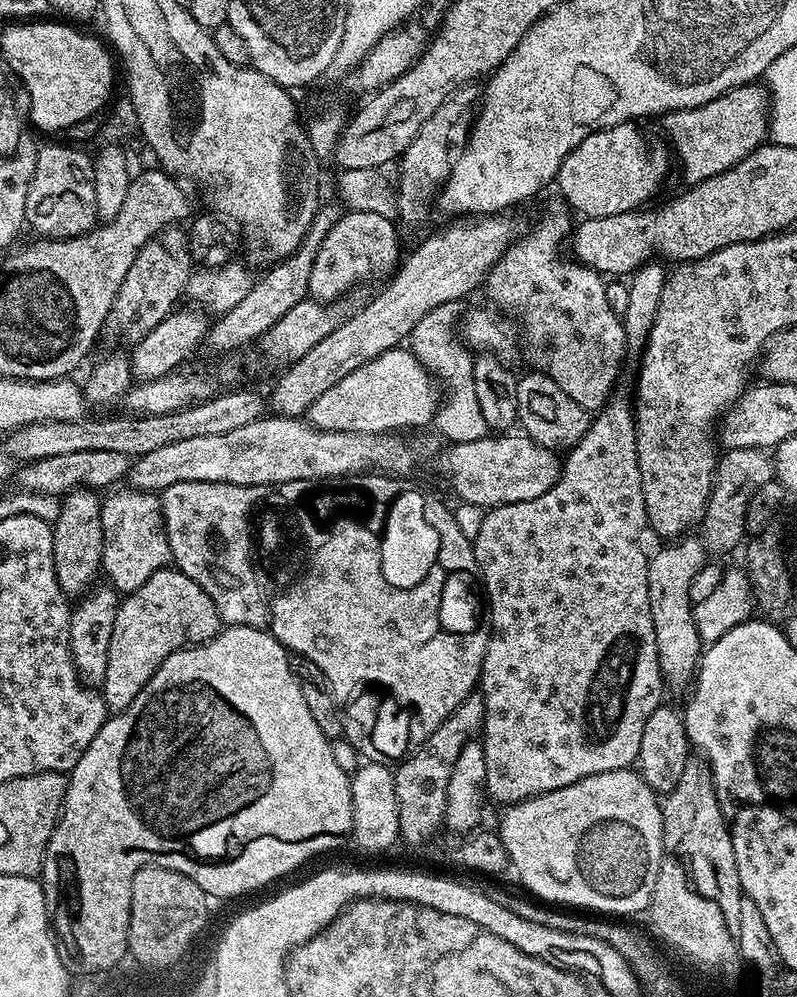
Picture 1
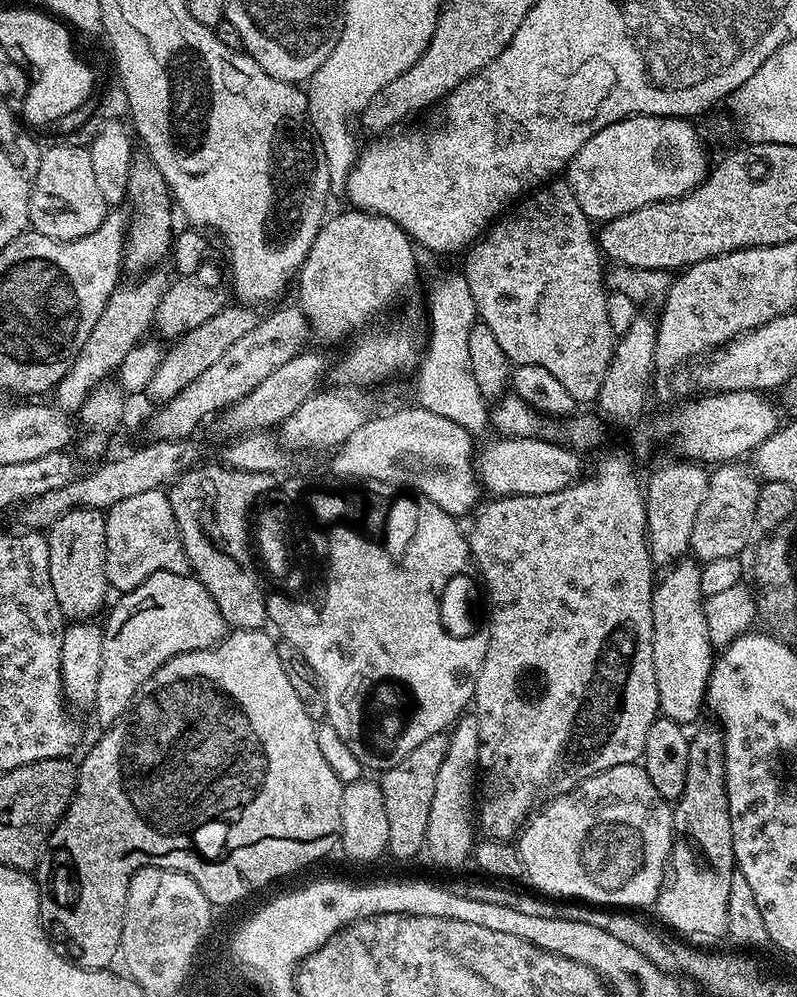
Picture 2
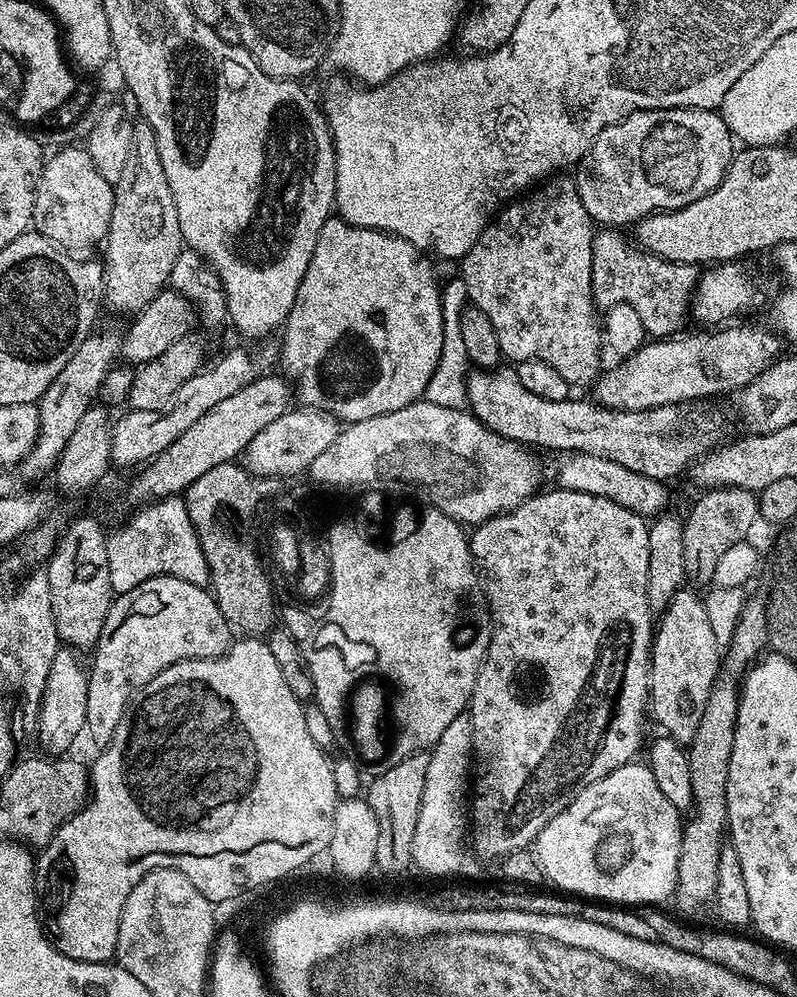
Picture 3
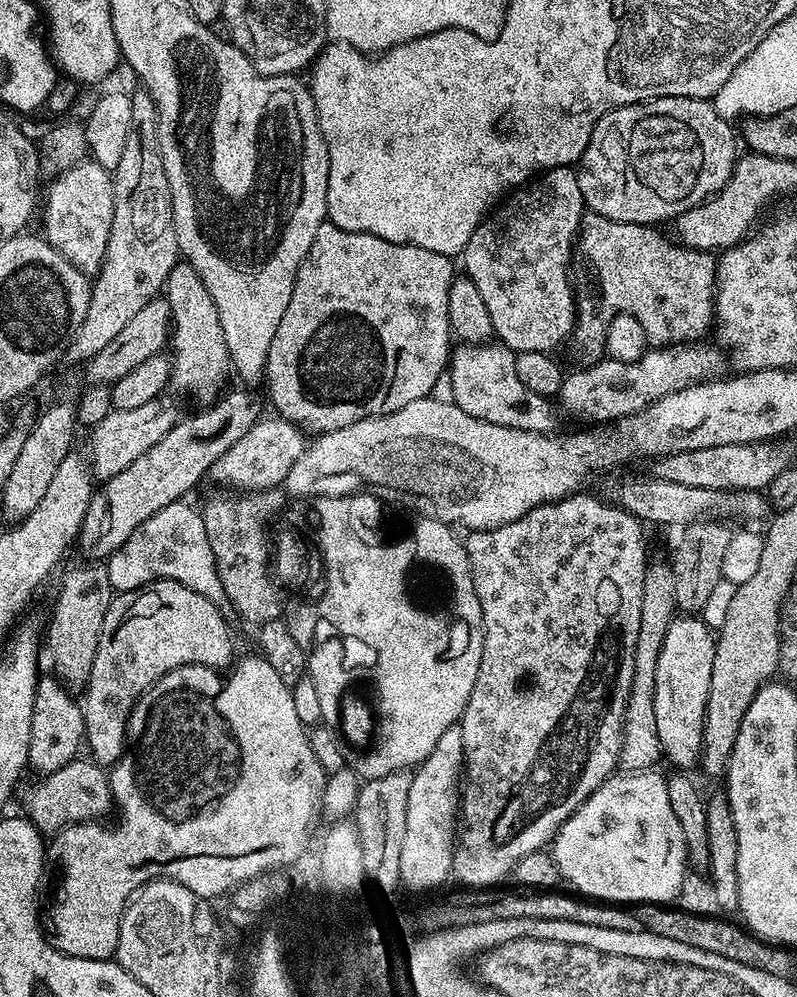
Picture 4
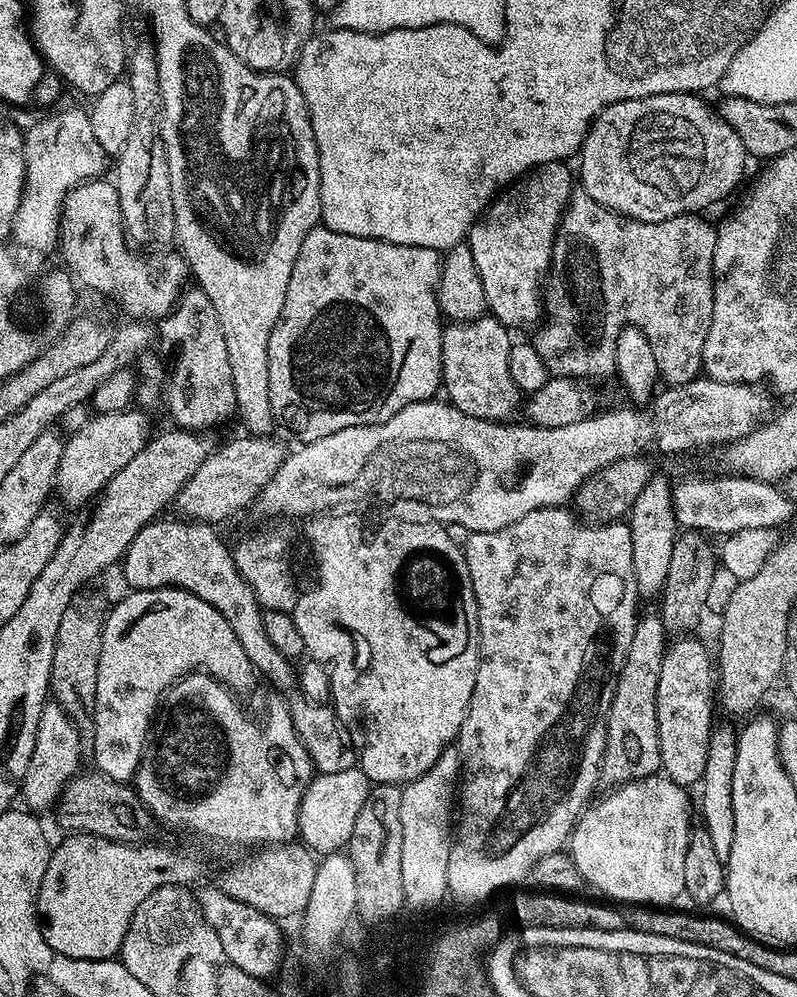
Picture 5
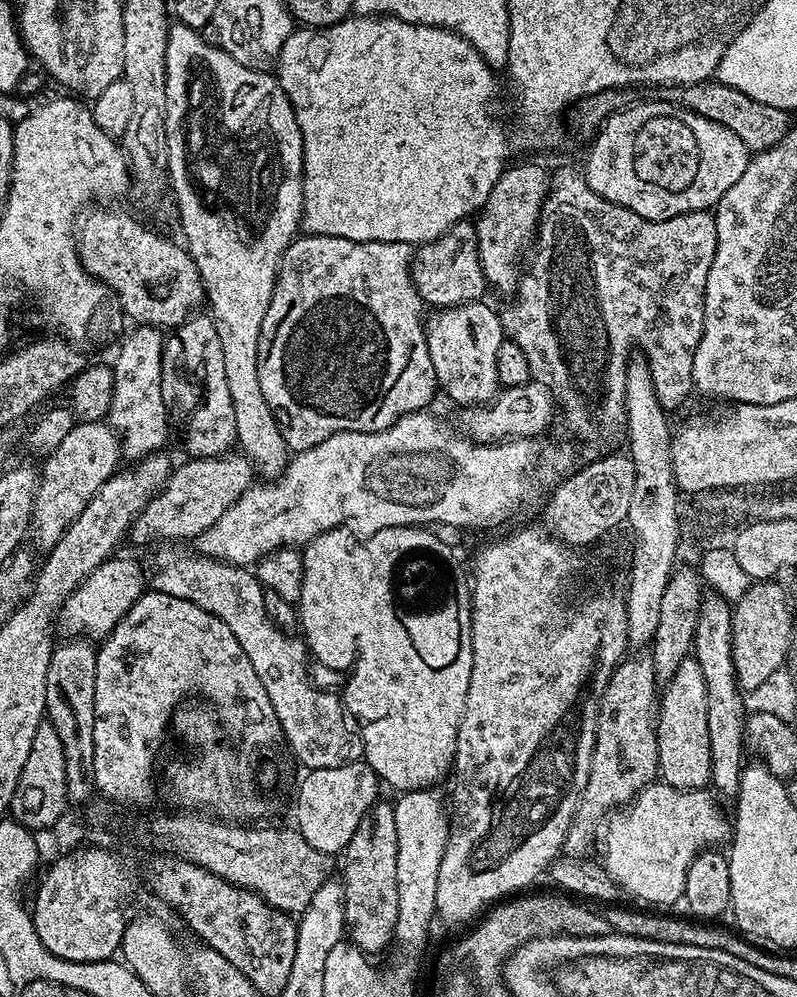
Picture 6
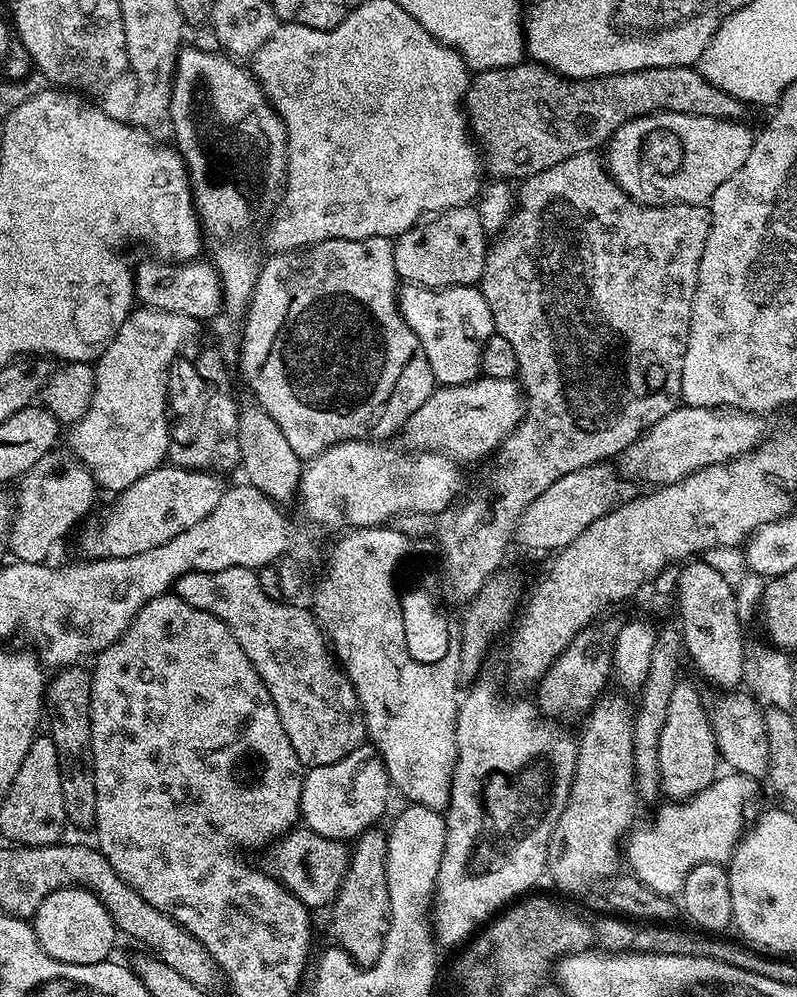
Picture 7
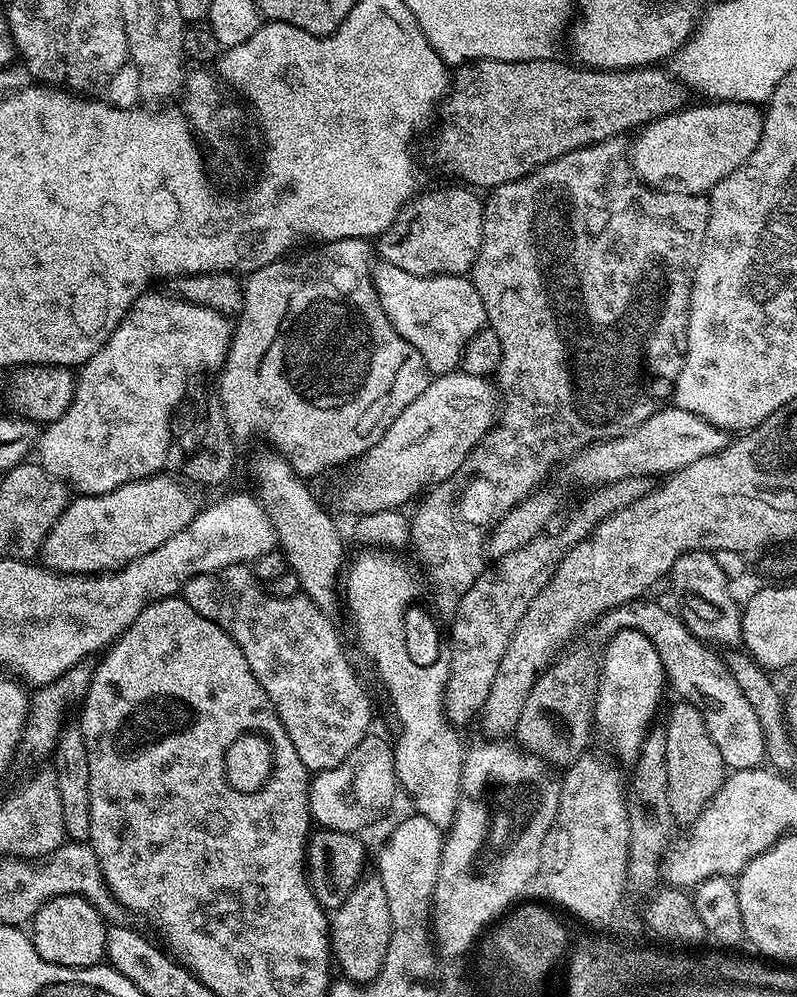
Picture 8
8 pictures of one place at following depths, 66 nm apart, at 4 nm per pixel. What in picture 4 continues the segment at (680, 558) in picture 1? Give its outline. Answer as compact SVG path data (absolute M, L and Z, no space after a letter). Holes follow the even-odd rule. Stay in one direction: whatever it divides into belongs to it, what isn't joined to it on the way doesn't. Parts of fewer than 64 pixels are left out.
M696 614L677 615L670 622L670 630L666 630L666 638L662 638L658 670L654 670L654 726L658 726L663 759L668 759L673 769L692 770L688 768L699 765L715 649L713 629Z

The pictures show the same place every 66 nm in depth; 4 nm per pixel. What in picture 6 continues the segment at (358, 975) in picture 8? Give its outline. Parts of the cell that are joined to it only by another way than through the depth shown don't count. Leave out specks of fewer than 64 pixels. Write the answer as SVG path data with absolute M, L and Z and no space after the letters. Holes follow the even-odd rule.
M377 802L358 822L354 838L350 838L342 853L344 859L344 926L349 941L365 954L380 952L393 943L395 922L398 920L398 822L394 822L394 807L391 803Z

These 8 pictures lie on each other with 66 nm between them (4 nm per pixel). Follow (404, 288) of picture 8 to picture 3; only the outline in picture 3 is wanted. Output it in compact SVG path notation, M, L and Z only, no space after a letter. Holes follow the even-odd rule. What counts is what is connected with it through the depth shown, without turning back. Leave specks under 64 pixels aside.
M500 366L495 370L472 370L465 382L467 407L473 416L492 432L497 432L502 438L513 440L533 449L549 448L552 454L567 454L570 452L585 452L594 454L598 458L606 458L626 466L626 470L634 470L634 474L642 474L646 478L654 478L665 482L672 479L680 471L687 469L692 461L711 452L725 439L724 416L722 413L712 412L711 403L696 402L691 406L682 404L667 404L650 410L637 412L619 412L613 408L603 408L600 404L588 400L551 400L538 398L538 394L530 394L522 382L518 382L515 367Z

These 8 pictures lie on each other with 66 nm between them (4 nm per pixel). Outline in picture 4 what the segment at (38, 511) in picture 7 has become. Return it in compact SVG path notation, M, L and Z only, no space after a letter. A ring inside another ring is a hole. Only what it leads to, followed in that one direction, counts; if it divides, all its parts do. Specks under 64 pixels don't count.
M167 398L151 400L146 406L137 406L135 410L113 410L91 429L92 452L90 451L90 467L92 475L97 481L109 480L114 474L126 470L134 458L142 458L154 442L162 442L166 434L176 424L178 413L176 408Z

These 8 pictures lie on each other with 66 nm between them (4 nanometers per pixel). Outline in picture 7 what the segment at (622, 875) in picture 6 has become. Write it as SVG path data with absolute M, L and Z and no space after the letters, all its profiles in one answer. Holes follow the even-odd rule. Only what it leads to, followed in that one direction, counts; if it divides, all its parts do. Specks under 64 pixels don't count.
M729 771L727 775L717 775L713 784L688 800L661 803L655 809L656 817L645 828L637 827L627 837L626 864L631 874L658 895L675 897L694 866L727 865L731 861L746 831L744 811L756 796L757 781L741 772Z

